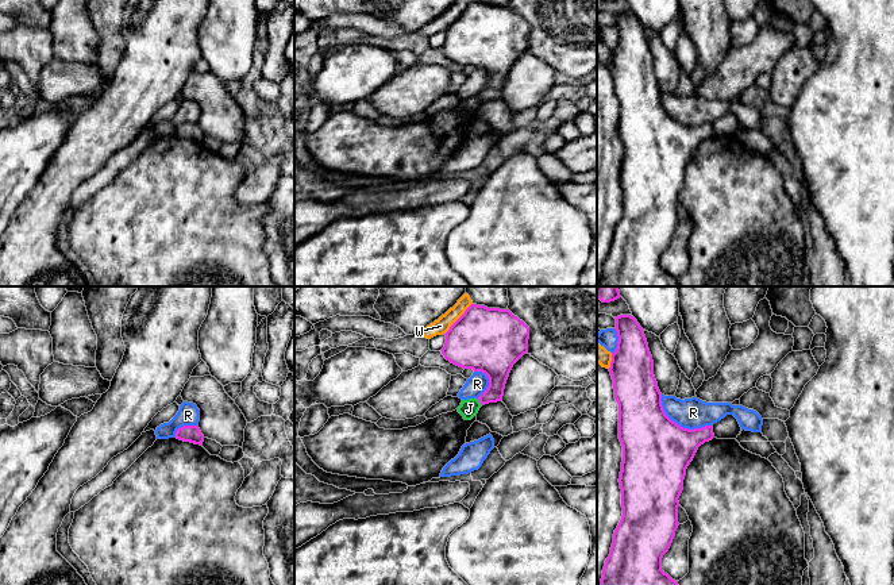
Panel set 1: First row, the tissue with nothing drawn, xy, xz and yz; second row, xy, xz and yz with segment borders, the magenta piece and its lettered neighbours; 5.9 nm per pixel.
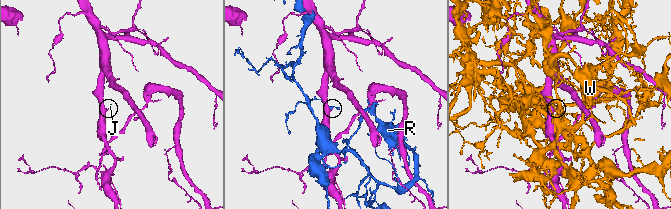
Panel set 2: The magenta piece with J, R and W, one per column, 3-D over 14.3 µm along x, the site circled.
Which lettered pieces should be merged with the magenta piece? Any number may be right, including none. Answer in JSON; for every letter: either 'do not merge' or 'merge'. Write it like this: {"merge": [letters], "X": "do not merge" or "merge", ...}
{"merge": [], "J": "do not merge", "R": "do not merge", "W": "do not merge"}

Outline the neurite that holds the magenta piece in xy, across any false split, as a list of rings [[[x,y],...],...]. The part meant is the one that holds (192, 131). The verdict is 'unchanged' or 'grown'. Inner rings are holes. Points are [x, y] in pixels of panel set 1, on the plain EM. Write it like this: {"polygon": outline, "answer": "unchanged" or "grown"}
{"polygon": [[[184,123],[177,127],[176,135],[184,139],[190,139],[203,143],[204,132],[201,131],[199,123]]], "answer": "unchanged"}

